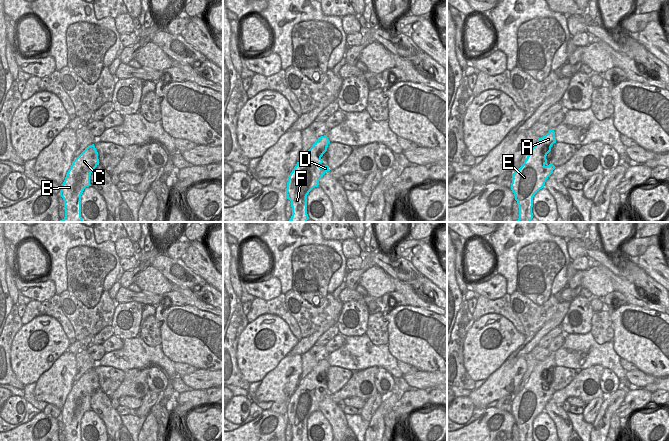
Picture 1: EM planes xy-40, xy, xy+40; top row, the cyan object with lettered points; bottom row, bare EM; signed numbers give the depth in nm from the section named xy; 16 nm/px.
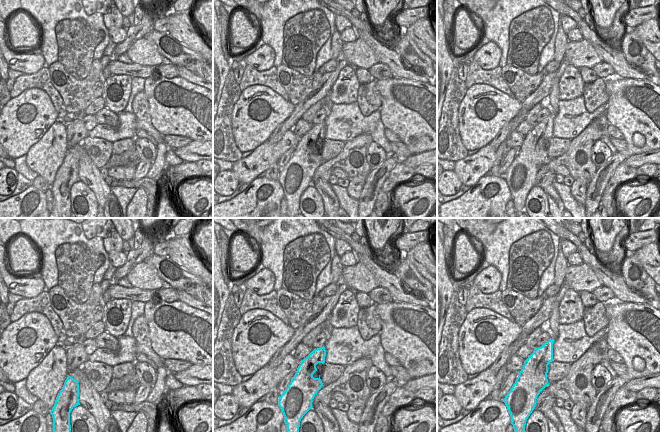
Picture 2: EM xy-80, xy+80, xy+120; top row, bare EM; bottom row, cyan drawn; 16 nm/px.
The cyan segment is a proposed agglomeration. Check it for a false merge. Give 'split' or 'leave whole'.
leave whole

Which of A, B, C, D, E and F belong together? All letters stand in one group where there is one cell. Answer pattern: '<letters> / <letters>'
A B C D E F

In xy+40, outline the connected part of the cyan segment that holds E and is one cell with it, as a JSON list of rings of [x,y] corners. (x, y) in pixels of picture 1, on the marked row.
[[[554,129],[538,139],[531,149],[523,165],[513,173],[511,190],[519,208],[519,218],[516,222],[530,222],[533,218],[533,197],[542,188],[556,168],[546,156],[556,143]]]

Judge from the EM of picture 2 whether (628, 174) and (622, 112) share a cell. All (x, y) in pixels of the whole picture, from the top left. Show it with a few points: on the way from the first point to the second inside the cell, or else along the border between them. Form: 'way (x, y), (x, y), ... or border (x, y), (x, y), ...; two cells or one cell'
border (622, 162), (609, 179); two cells

